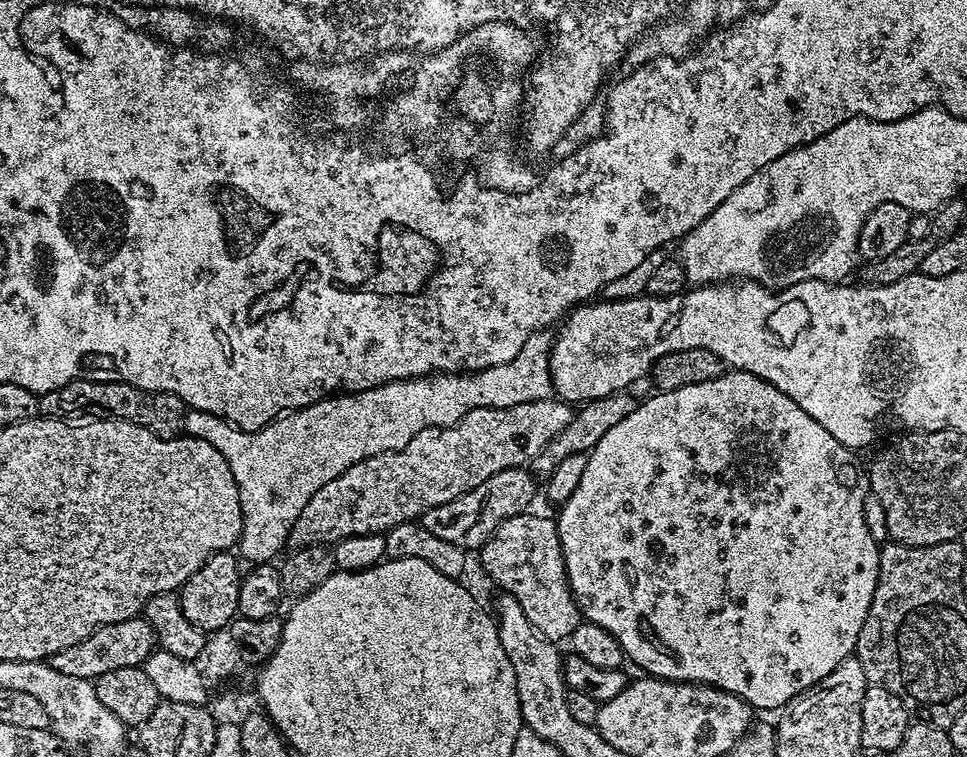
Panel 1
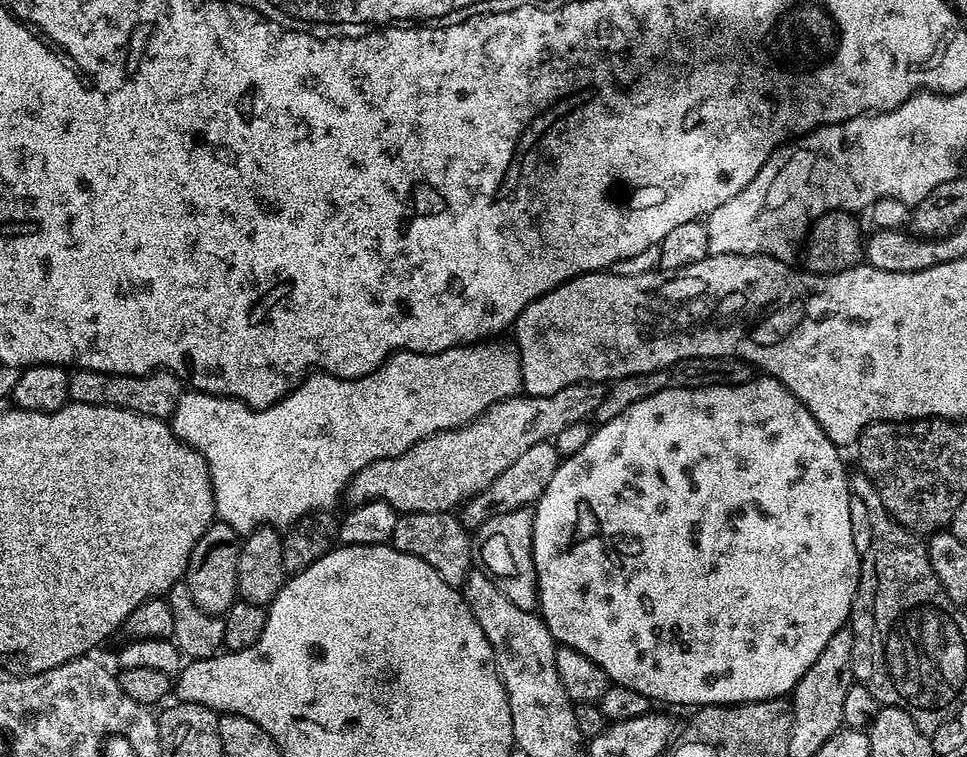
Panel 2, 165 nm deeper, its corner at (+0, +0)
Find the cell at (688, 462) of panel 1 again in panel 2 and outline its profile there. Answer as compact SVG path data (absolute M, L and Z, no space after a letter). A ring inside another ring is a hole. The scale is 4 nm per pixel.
M764 374L764 375L761 375L761 377L762 377L762 378L761 378L761 380L756 380L756 378L752 378L752 379L749 379L749 381L748 381L748 383L746 383L746 384L739 384L739 385L738 385L738 386L722 386L722 387L721 387L721 388L682 388L682 387L679 387L679 386L669 386L669 387L667 387L667 388L664 388L664 389L662 389L662 391L661 391L661 392L660 392L660 393L656 393L656 394L654 394L654 395L653 395L653 396L652 396L652 397L648 397L648 398L644 398L644 399L642 399L642 400L641 400L641 401L638 401L638 402L634 402L634 404L633 404L633 405L632 405L632 406L630 406L630 407L629 407L629 408L628 408L628 409L626 409L626 410L624 410L624 412L622 412L622 414L620 414L620 415L619 415L619 416L617 416L617 417L616 417L616 418L614 418L614 419L613 419L613 420L612 420L612 421L607 421L607 422L605 422L605 423L604 423L604 424L601 424L601 425L599 425L599 427L597 427L597 428L596 428L596 429L595 429L595 431L593 431L593 434L592 434L592 437L591 437L591 438L590 438L590 442L586 442L586 446L582 446L582 450L581 450L581 451L580 451L580 452L579 452L579 453L578 453L578 454L574 454L574 455L573 455L573 456L569 456L569 457L567 457L567 458L564 458L564 459L561 459L561 462L560 462L560 465L559 465L559 466L558 466L558 470L554 470L554 478L550 478L550 486L546 486L546 490L545 490L545 491L544 491L544 493L543 493L543 494L542 494L542 498L541 498L541 499L540 499L540 500L538 500L538 501L536 501L536 503L535 503L535 505L534 505L534 511L535 511L535 513L536 513L536 517L535 517L535 518L534 518L534 538L533 538L533 539L532 539L532 553L533 553L533 554L534 554L534 570L535 570L535 571L536 571L536 593L537 593L537 594L538 594L538 598L539 598L539 599L540 599L540 602L539 602L539 605L538 605L538 615L539 615L539 617L540 617L540 619L541 619L541 620L543 620L543 621L544 621L544 625L546 625L546 627L547 627L547 628L548 628L548 629L549 629L549 630L550 630L550 634L551 634L551 635L552 635L552 639L553 639L553 640L555 640L555 641L556 641L556 643L557 643L557 645L560 645L560 646L563 646L563 647L565 647L565 648L573 648L573 649L574 649L574 650L578 650L578 654L586 654L586 658L590 658L590 662L594 662L594 663L595 663L595 664L597 664L597 665L598 665L598 667L600 667L600 669L602 669L602 671L603 671L603 672L605 672L605 674L606 674L606 675L608 675L608 678L609 678L609 681L611 681L611 683L612 683L612 684L613 684L613 685L616 685L616 686L619 686L619 687L622 687L622 688L629 688L629 689L630 689L630 690L634 690L634 691L635 691L635 692L637 692L637 693L638 693L638 694L642 694L642 695L643 695L643 696L647 696L647 697L648 697L648 699L649 699L649 701L652 701L652 702L656 702L656 700L661 700L661 702L662 702L662 703L664 703L664 704L696 704L696 705L695 705L695 706L711 706L711 705L713 705L713 704L750 704L750 703L752 703L752 701L754 701L754 700L774 700L774 699L777 699L777 698L784 698L784 697L787 697L787 696L788 696L788 695L789 695L789 693L791 693L791 691L792 691L792 689L793 689L793 688L795 688L795 686L796 686L796 683L797 683L797 682L799 682L799 680L800 680L800 679L801 679L801 678L802 678L802 674L806 674L806 670L807 670L807 669L808 669L808 668L809 668L809 667L810 667L810 666L814 666L814 662L818 662L818 654L822 654L822 650L826 650L826 642L830 642L830 638L834 638L834 634L838 634L838 630L839 630L839 629L840 629L840 628L842 628L842 627L845 627L845 625L847 625L847 624L848 624L848 623L849 623L849 620L850 620L850 617L851 617L851 614L852 614L852 603L853 603L853 602L854 602L854 598L855 598L855 597L856 597L856 587L857 587L857 586L858 586L858 582L859 582L859 581L860 581L860 557L861 557L861 555L862 555L862 554L861 554L861 553L860 553L860 551L859 551L859 550L857 550L857 548L856 548L856 547L855 547L855 546L854 546L854 534L853 534L853 533L852 533L852 527L851 527L851 526L850 526L850 502L851 502L851 501L852 501L852 500L853 500L853 499L854 499L854 497L853 497L853 495L852 495L852 493L851 493L851 491L850 491L850 472L847 472L847 470L846 470L846 469L844 469L844 460L843 460L843 458L842 458L842 457L840 457L840 452L841 452L841 449L840 449L840 448L839 448L839 447L837 447L837 445L834 445L834 444L832 444L832 443L831 443L831 442L830 442L830 438L829 438L829 437L828 437L828 436L827 436L827 435L826 435L826 434L825 434L825 432L824 432L824 431L823 431L823 430L821 430L821 429L820 429L820 427L819 427L819 426L818 426L818 422L817 422L817 421L816 421L816 419L815 419L815 418L814 418L814 417L813 417L813 416L812 416L812 415L811 415L811 414L810 414L810 410L809 410L809 409L808 409L808 407L806 407L806 405L804 405L804 404L803 404L803 402L801 402L801 400L799 400L799 398L797 398L797 397L796 397L796 396L795 396L795 394L794 394L794 393L793 393L793 392L792 392L792 391L790 391L790 389L788 389L788 387L786 387L786 386L785 386L785 385L784 385L784 384L782 384L782 383L780 383L780 381L778 381L778 380L773 380L773 379L772 379L772 377L771 377L771 376L769 376L769 375L767 375L767 374Z

